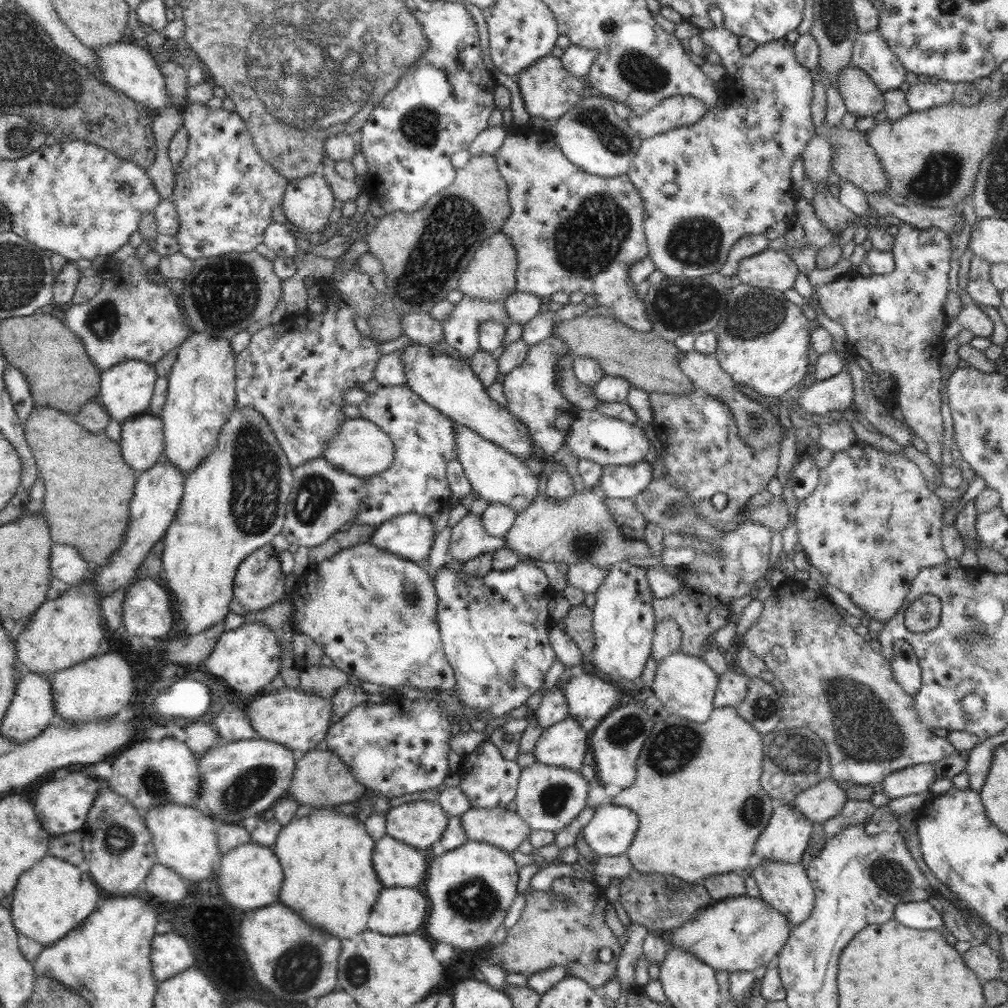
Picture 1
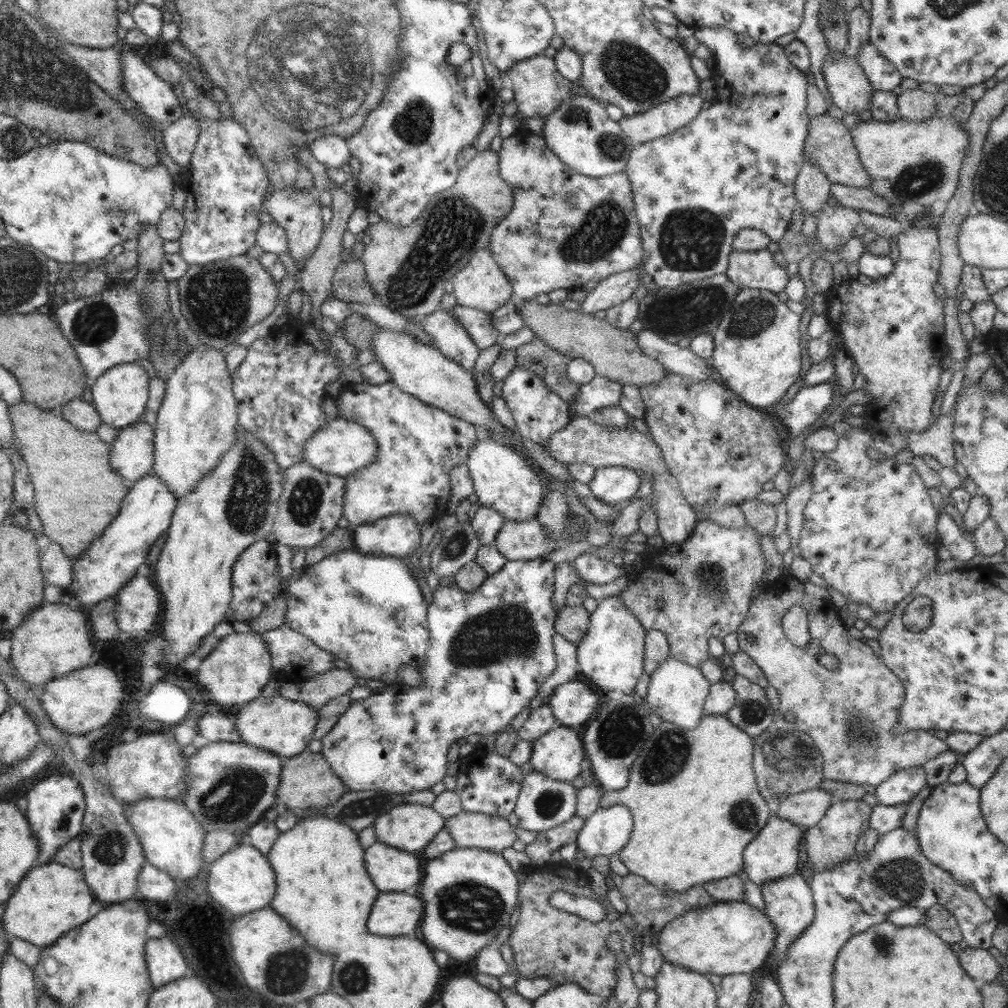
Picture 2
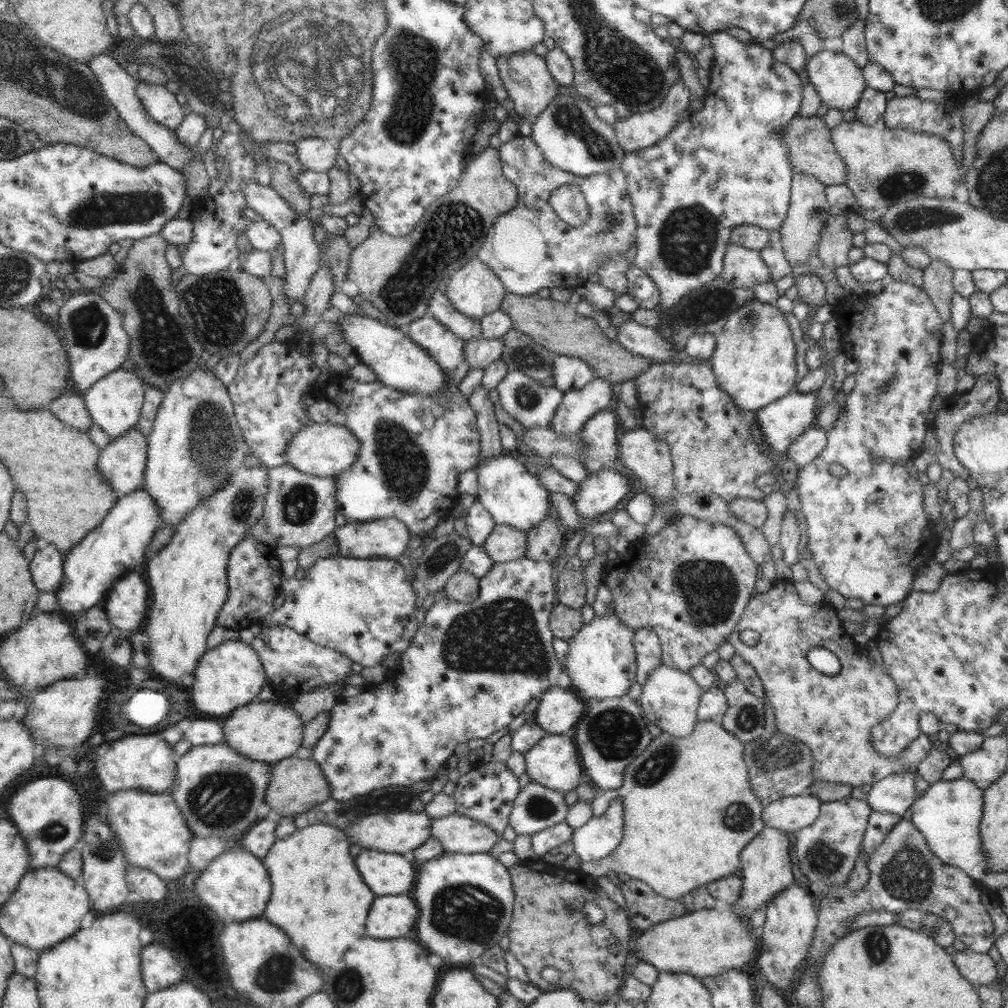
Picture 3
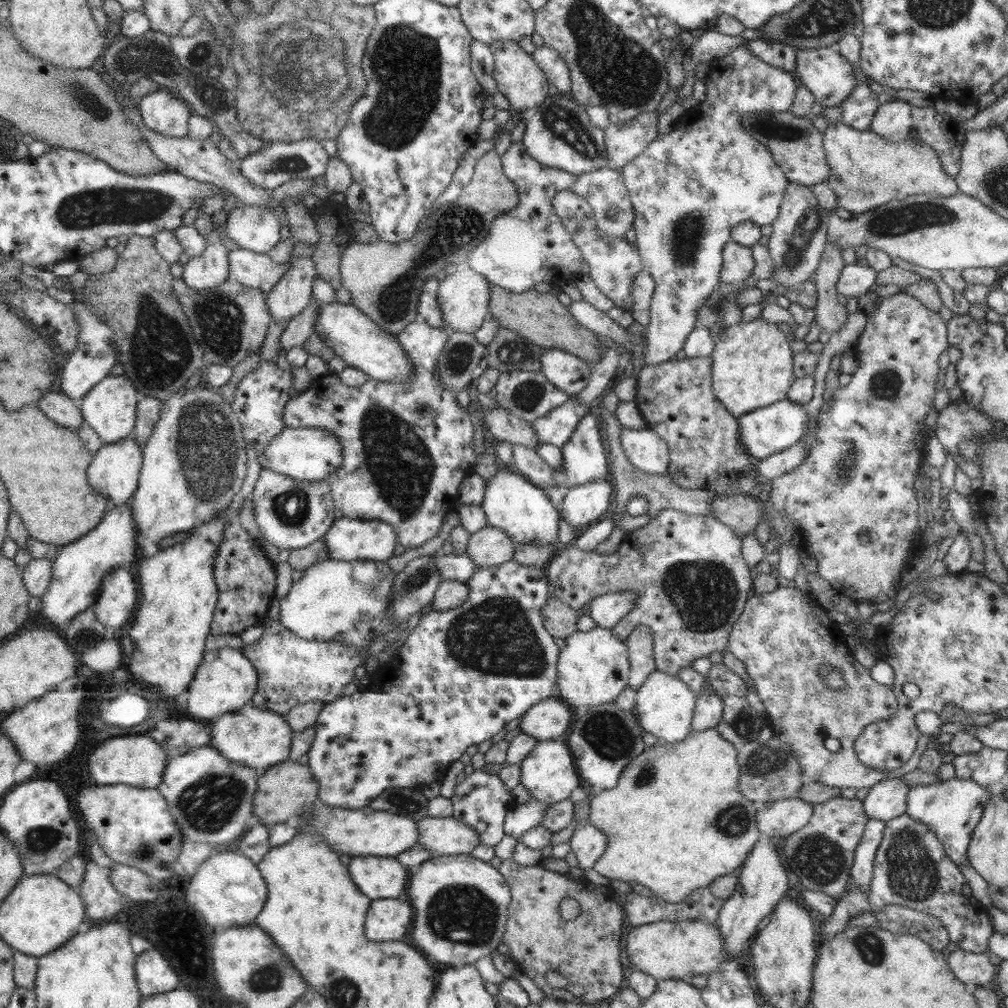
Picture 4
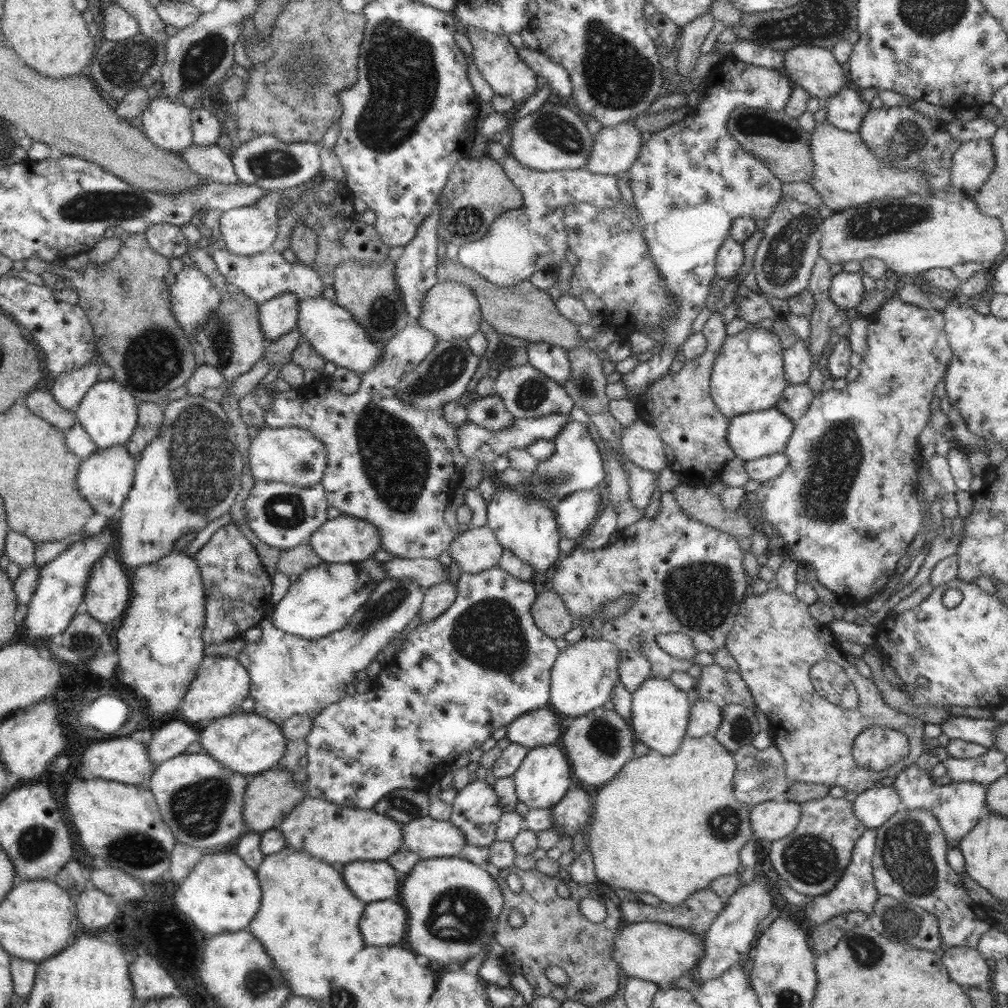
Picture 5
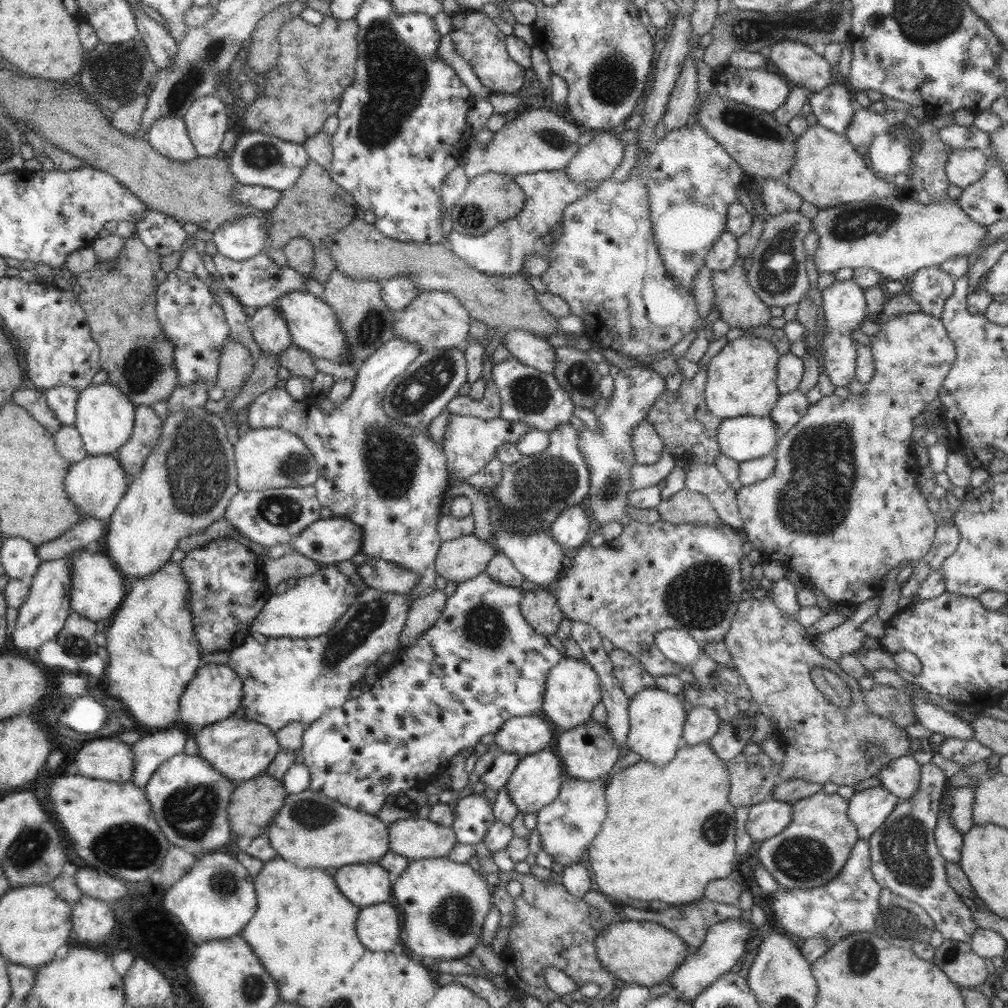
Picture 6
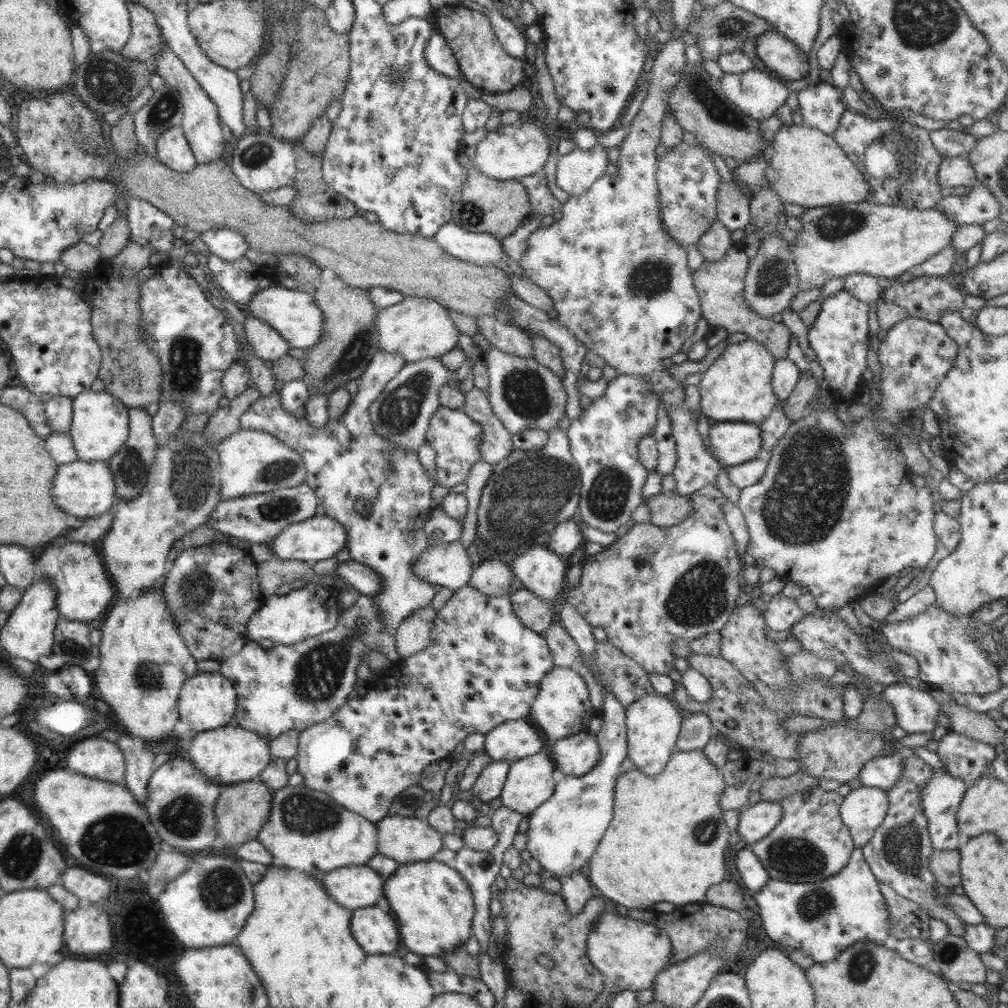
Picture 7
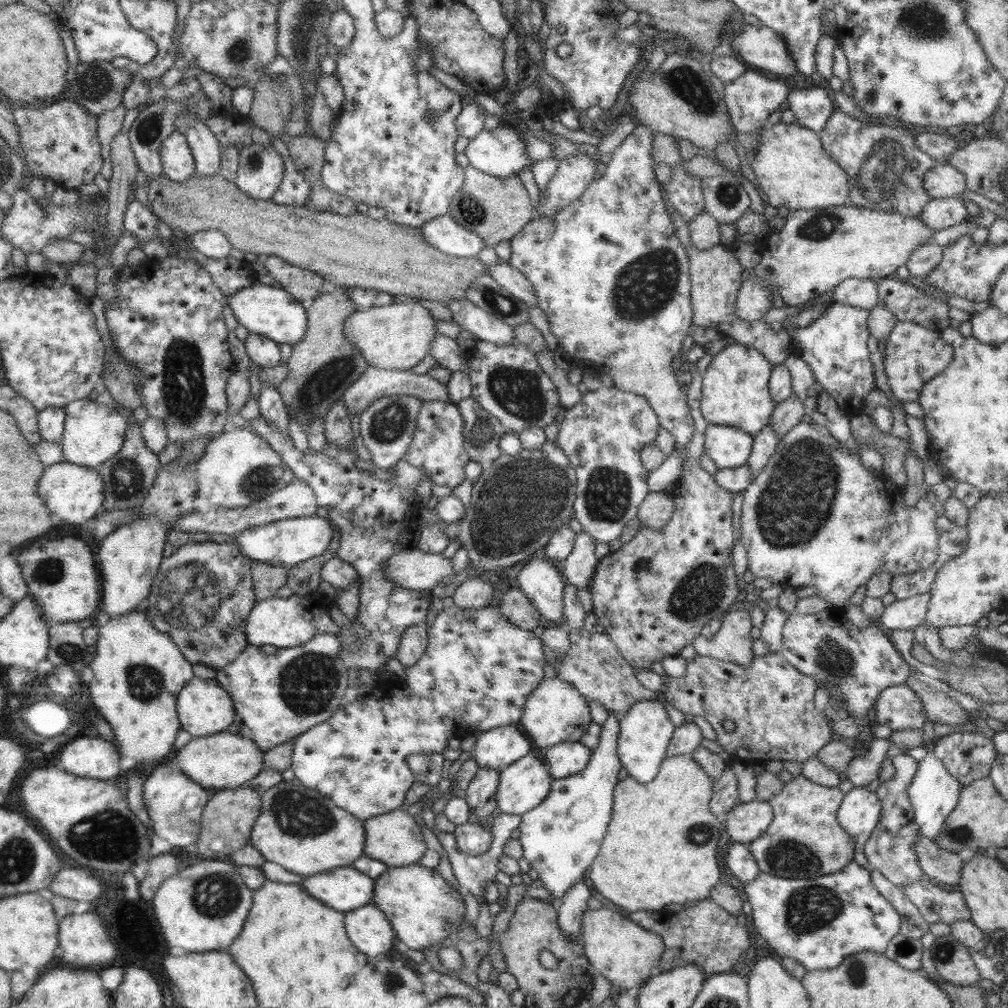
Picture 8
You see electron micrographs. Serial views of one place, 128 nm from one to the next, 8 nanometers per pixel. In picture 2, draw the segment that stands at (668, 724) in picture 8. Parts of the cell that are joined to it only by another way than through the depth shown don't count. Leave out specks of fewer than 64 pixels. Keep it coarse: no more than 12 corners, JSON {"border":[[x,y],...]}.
{"border":[[668,656],[650,675],[644,704],[692,730],[710,685],[699,667]]}

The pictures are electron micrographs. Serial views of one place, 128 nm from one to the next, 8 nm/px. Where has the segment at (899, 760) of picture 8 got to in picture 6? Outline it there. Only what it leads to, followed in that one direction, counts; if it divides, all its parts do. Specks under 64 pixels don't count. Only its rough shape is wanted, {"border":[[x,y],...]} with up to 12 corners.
{"border":[[921,764],[869,838],[874,880],[946,940],[979,927],[948,884],[934,831],[947,778]]}

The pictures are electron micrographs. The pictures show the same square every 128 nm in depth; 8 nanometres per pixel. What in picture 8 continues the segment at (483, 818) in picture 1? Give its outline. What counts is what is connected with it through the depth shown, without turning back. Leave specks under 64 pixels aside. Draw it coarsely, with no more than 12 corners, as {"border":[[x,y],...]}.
{"border":[[406,810],[364,821],[363,854],[386,867],[420,862],[428,850]]}

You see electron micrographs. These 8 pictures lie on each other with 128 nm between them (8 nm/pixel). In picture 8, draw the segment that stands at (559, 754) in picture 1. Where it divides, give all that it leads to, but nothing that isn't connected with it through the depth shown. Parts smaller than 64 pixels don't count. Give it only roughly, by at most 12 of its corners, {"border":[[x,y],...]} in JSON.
{"border":[[533,752],[499,770],[498,810],[523,815],[550,792]]}

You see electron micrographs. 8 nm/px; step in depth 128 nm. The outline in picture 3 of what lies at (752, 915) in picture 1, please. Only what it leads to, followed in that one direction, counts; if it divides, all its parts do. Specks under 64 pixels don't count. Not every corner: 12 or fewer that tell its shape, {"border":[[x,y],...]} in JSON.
{"border":[[733,909],[653,924],[636,956],[697,978],[755,960],[759,938]]}

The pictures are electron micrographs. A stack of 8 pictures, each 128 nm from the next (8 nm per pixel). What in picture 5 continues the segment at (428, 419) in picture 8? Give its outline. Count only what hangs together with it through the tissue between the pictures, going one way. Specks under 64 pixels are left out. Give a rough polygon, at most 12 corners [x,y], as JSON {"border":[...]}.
{"border":[[569,414],[514,419],[501,431],[468,420],[457,426],[460,452],[488,470],[510,448],[554,437]]}

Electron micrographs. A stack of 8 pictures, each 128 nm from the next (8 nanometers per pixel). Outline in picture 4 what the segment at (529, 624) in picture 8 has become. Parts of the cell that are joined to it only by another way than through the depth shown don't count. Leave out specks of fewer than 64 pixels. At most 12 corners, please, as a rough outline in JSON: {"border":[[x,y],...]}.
{"border":[[553,595],[542,608],[544,628],[565,640],[577,631],[578,612]]}

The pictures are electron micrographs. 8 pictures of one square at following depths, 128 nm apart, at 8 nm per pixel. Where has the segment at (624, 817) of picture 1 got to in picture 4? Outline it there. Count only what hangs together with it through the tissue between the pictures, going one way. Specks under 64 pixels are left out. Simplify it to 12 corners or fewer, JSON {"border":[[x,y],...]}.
{"border":[[578,826],[569,840],[582,870],[606,850],[606,835]]}

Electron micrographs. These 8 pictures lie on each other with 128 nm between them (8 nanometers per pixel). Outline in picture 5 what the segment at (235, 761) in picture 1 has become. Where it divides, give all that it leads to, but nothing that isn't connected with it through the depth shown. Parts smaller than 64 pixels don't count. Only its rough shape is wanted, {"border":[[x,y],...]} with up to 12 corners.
{"border":[[206,753],[146,786],[178,843],[223,849],[247,832],[249,778]]}

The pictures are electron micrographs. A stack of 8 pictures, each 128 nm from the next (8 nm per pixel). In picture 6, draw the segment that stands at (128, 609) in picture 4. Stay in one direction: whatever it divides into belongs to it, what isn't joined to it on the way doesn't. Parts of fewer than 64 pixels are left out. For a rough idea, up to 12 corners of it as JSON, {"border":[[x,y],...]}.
{"border":[[72,551],[72,612],[114,616],[125,579],[110,557]]}

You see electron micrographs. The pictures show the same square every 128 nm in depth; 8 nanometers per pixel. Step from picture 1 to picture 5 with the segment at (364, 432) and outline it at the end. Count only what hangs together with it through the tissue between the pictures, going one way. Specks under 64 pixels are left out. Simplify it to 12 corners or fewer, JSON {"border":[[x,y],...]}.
{"border":[[266,427],[251,440],[255,482],[321,482],[327,452],[305,428]]}

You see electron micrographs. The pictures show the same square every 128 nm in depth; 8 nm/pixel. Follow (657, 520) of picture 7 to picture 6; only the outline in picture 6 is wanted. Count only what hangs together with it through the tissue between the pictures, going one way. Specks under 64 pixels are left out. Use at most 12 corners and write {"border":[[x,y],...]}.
{"border":[[687,488],[657,510],[672,524],[723,524],[706,496]]}

